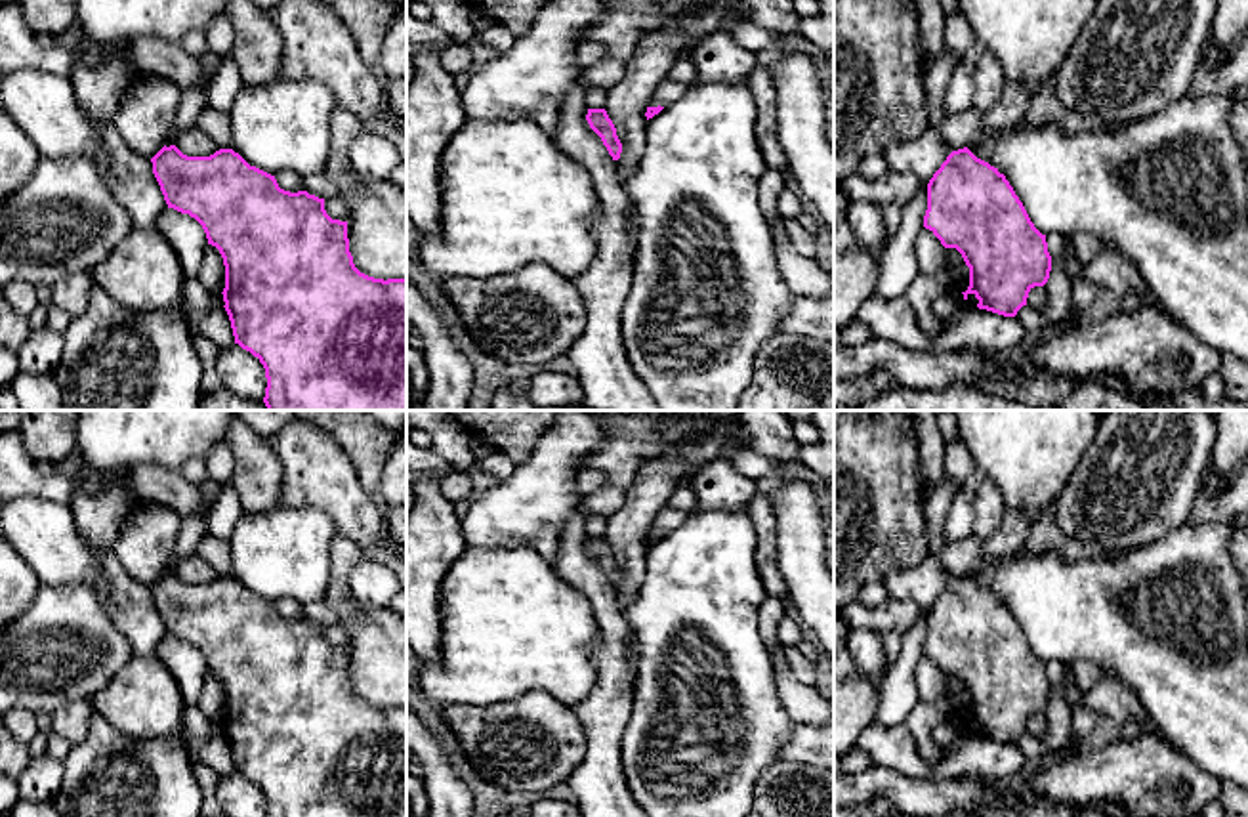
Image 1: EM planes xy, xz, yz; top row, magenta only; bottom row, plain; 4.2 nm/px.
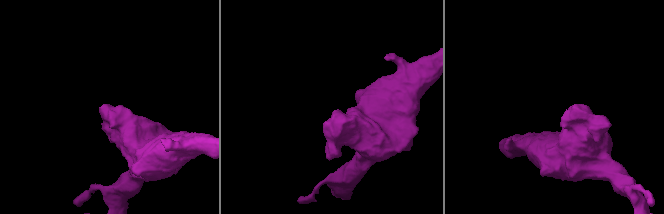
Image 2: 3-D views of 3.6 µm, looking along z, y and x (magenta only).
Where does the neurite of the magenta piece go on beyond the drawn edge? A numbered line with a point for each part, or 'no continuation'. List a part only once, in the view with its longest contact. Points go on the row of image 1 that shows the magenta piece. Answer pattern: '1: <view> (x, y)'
no continuation

